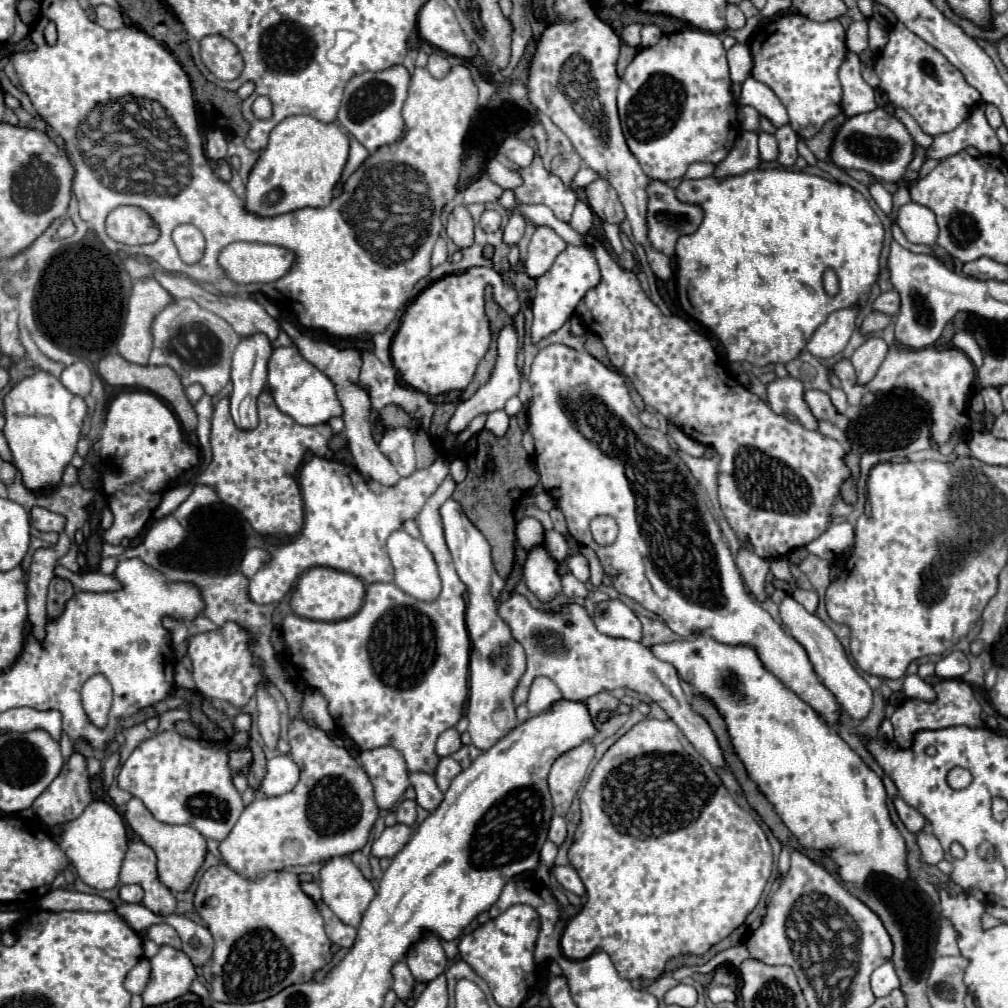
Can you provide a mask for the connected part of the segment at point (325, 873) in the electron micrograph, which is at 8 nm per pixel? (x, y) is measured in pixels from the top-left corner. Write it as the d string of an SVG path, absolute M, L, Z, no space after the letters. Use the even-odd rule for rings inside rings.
M336 856L336 858L328 860L328 862L324 864L324 868L320 870L318 882L320 882L320 888L322 888L322 900L324 900L324 904L326 904L344 924L350 924L350 926L358 928L364 910L370 906L372 898L376 896L376 890L374 890L374 886L362 876L362 872L354 866L354 862L352 862L348 856Z

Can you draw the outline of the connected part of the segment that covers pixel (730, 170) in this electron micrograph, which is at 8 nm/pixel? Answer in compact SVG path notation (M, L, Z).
M742 132L740 138L736 140L734 150L730 150L728 158L724 162L716 164L714 176L716 178L728 178L728 176L738 176L748 170L758 168L760 164L760 154L758 154L758 134L756 132Z

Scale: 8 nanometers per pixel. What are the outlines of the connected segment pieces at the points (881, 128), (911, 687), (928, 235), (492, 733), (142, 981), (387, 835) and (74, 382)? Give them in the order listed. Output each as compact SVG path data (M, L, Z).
M876 108L866 114L858 114L854 118L846 118L846 122L840 126L836 132L836 140L832 146L832 162L840 168L856 168L856 170L866 170L874 178L882 182L898 182L904 178L908 164L914 158L916 142L906 130L906 126L888 112L888 122L886 122L886 110Z
M917 674L906 675L903 681L902 691L907 698L934 702L936 692L932 686L928 686L924 680L920 680Z
M908 202L898 210L896 222L912 244L936 244L938 238L936 216L926 206Z
M444 502L440 506L440 518L442 518L442 528L444 528L444 538L448 544L448 550L452 554L456 572L460 576L460 580L466 584L466 592L468 592L468 604L466 604L466 630L470 636L470 698L468 698L468 732L472 736L472 744L480 750L488 750L492 748L500 738L504 738L506 734L510 734L516 726L516 706L514 706L514 690L522 678L522 674L526 672L526 654L524 648L520 646L520 642L516 642L512 638L510 626L498 616L498 604L492 596L492 558L490 558L490 544L488 540L482 536L482 532L464 516L462 508L458 502Z
M142 958L126 976L124 980L124 986L128 992L132 994L142 994L144 992L144 986L148 984L148 978L150 978L150 962L146 958Z
M396 824L396 826L390 826L382 832L382 836L378 840L374 840L372 844L372 856L376 858L392 858L396 856L404 846L406 842L410 840L410 826L404 826L404 824Z
M74 362L74 364L70 364L70 366L66 366L62 370L60 380L70 392L74 392L74 394L84 398L84 396L88 396L90 386L92 386L92 372L90 372L88 364Z

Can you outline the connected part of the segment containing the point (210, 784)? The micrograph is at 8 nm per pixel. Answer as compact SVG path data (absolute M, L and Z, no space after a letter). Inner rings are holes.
M176 730L160 732L148 740L144 740L130 758L122 764L118 774L118 786L132 796L140 798L150 814L164 824L188 824L196 828L204 838L212 838L216 842L224 840L232 828L232 824L240 818L244 804L240 792L232 784L232 770L228 766L228 752L222 746L204 746L202 740L192 740L180 736Z

